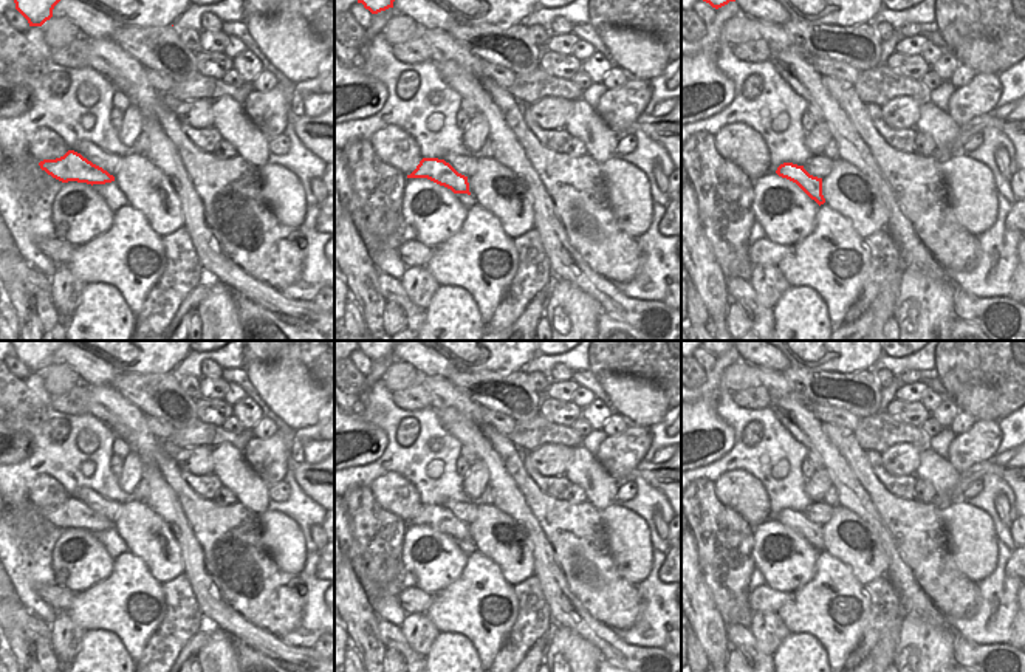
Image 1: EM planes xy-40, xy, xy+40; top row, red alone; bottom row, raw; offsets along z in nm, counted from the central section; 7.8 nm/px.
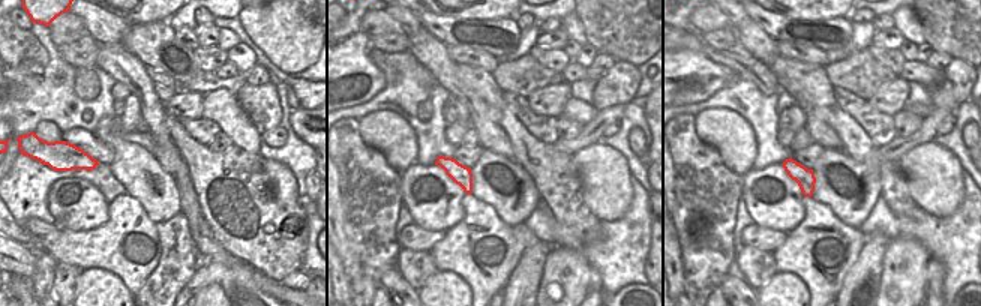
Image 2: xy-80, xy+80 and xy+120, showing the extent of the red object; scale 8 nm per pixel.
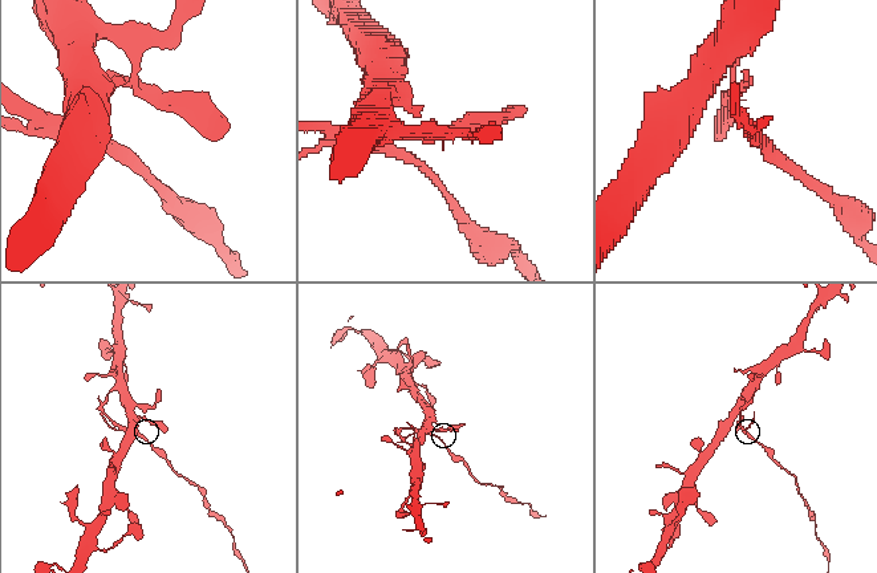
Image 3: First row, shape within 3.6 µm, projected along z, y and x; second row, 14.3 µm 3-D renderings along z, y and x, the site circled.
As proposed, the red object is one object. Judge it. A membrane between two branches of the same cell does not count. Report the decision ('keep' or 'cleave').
cleave

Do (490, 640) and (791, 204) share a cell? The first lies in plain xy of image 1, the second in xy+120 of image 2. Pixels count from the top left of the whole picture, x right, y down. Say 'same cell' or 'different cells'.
different cells

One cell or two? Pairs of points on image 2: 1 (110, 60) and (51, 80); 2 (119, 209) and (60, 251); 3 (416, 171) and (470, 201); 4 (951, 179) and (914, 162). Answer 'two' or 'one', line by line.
1: two
2: one
3: two
4: one

